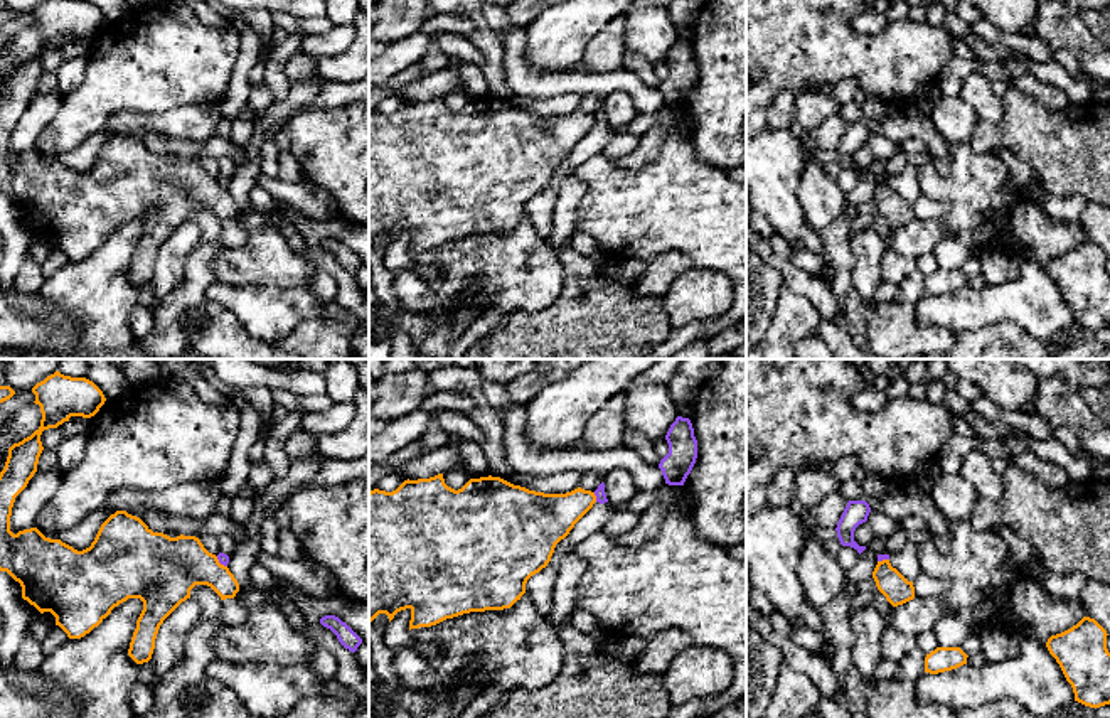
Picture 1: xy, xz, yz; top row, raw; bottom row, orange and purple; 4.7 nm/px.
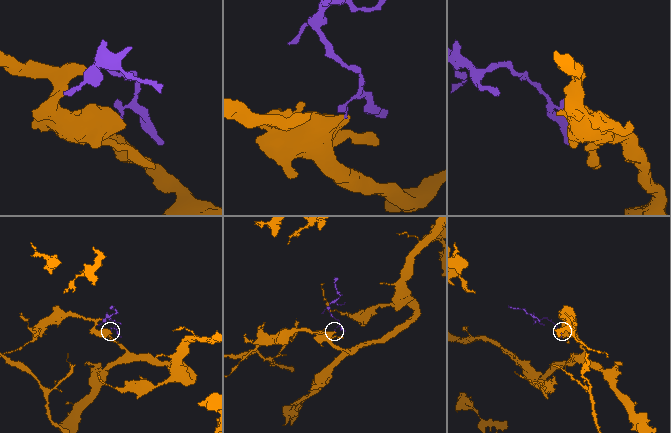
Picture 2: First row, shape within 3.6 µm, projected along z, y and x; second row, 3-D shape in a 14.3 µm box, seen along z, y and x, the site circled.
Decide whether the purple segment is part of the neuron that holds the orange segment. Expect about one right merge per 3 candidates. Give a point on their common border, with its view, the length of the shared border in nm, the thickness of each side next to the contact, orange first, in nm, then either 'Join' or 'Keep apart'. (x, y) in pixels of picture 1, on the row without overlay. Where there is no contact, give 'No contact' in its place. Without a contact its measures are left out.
Touches orange at xz (595, 120). Shared border 50 nm. Thickness 240 nm (orange) against 50 nm. Keep apart

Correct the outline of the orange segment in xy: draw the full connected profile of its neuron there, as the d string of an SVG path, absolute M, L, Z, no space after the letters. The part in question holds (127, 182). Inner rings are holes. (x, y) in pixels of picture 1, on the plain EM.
M45 0L32 15L40 29L40 49L8 71L0 94L0 194L20 206L24 222L40 236L51 234L69 261L84 260L115 229L140 221L143 233L128 278L136 287L148 285L160 248L190 221L195 207L207 207L226 222L236 219L239 206L199 160L153 155L126 133L111 137L83 174L45 160L37 150L13 157L12 130L37 94L42 54L71 39L91 40L106 24L86 0Z

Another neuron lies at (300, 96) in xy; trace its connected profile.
M317 74L312 79L290 83L290 89L281 101L273 101L268 111L254 126L249 143L243 148L244 160L236 167L229 179L227 190L239 206L236 222L243 224L243 214L251 206L249 192L261 174L261 147L269 131L283 130L283 125L298 113L308 111L322 94L327 79Z

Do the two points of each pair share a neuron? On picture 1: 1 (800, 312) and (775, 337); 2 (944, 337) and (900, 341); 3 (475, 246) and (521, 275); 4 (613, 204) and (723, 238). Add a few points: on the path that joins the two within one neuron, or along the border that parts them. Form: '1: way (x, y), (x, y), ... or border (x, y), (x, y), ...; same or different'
1: way (794, 319), (782, 331); same
2: way (933, 339), (910, 339); same
3: way (487, 258), (509, 263); same
4: way (640, 206), (684, 206), (696, 213); same

